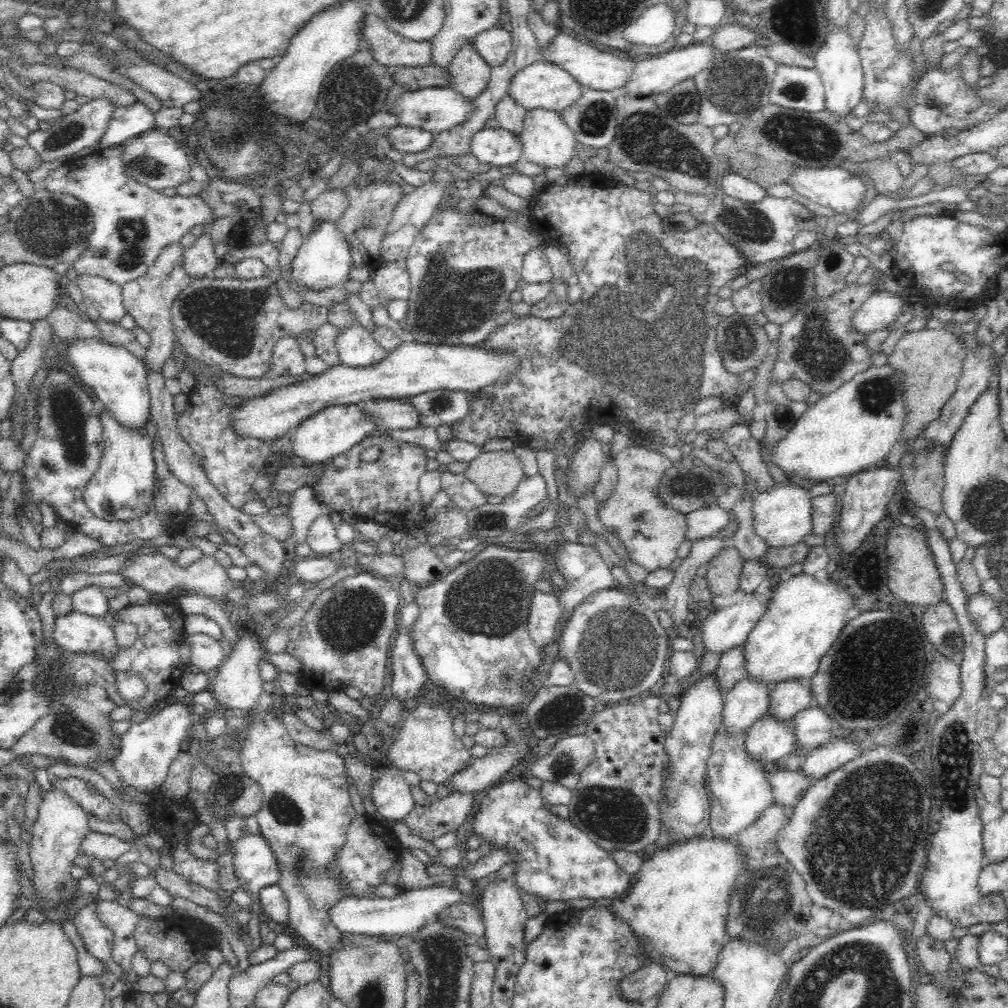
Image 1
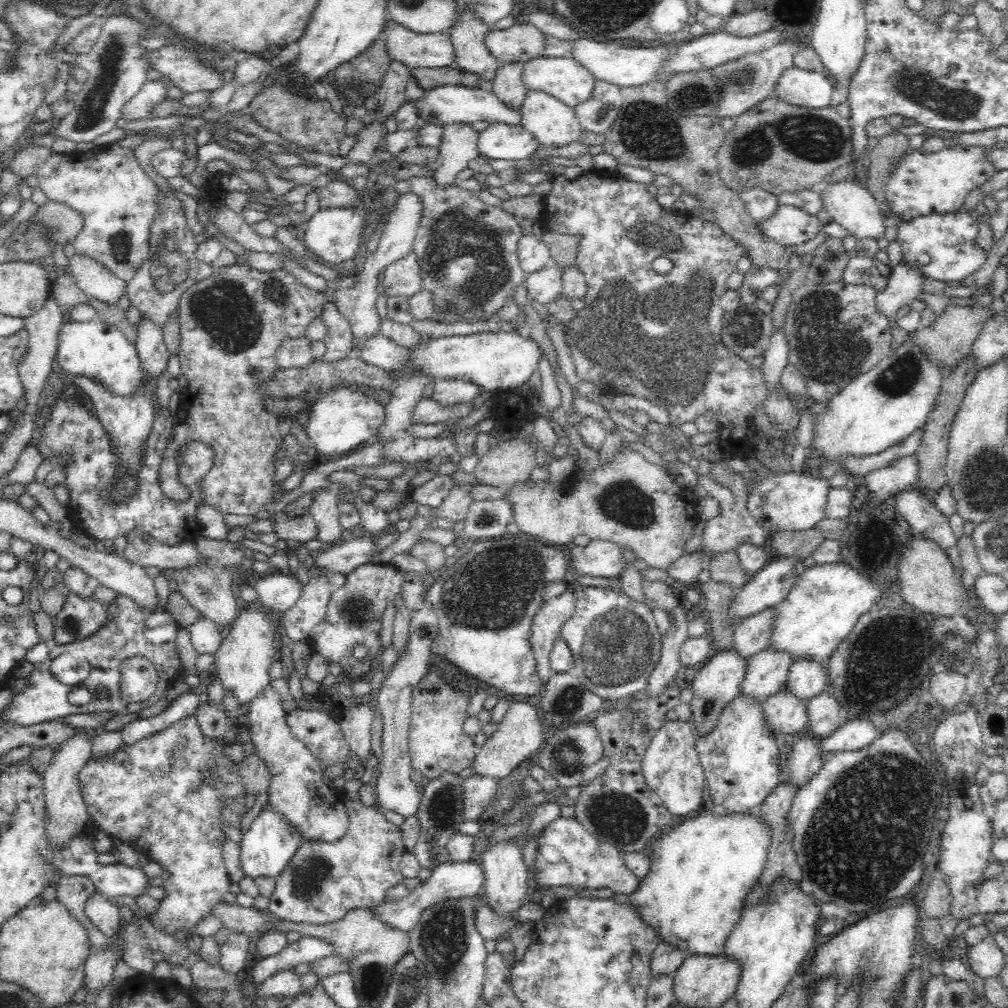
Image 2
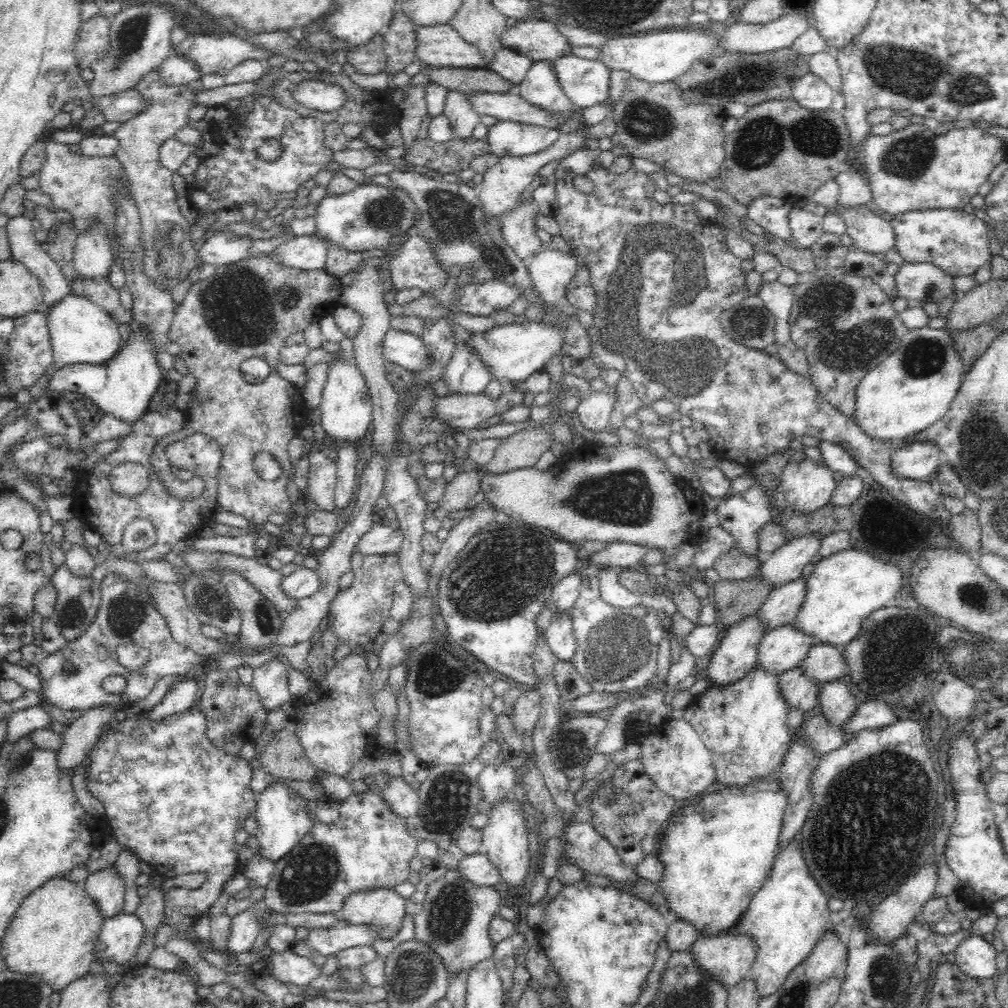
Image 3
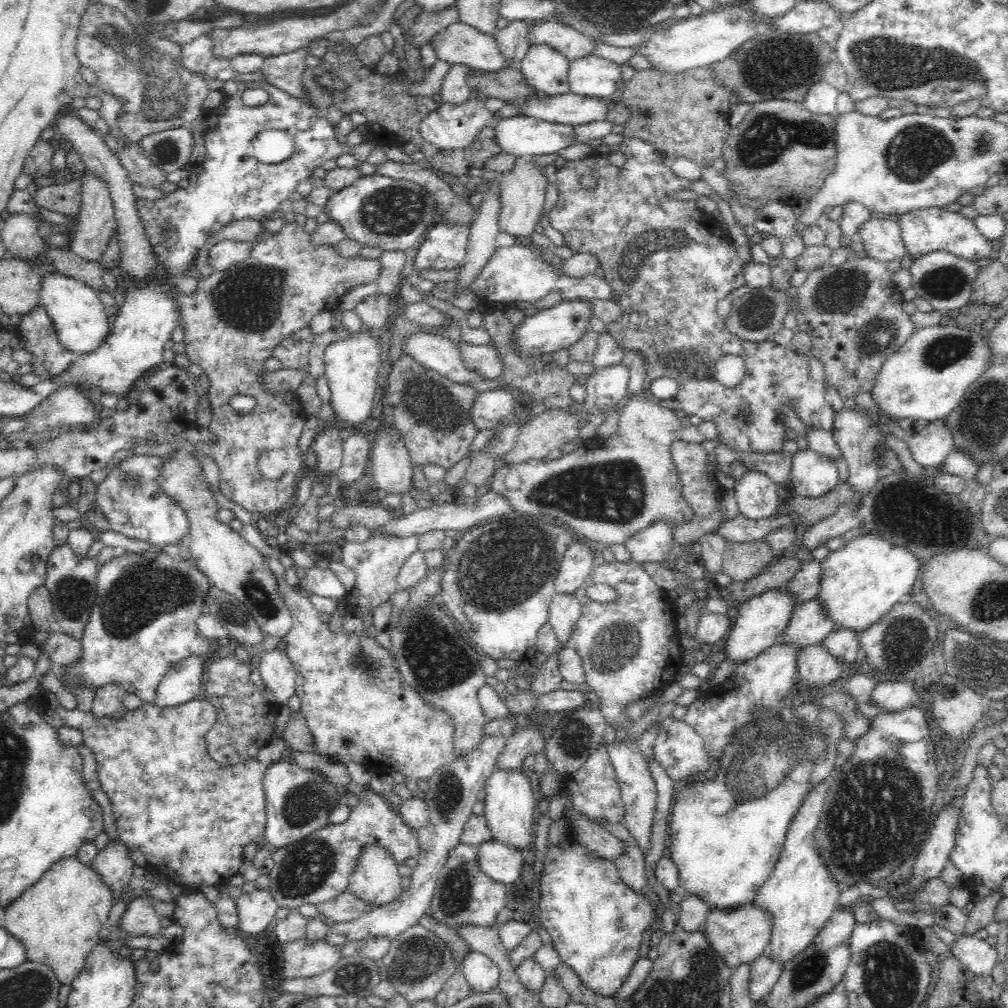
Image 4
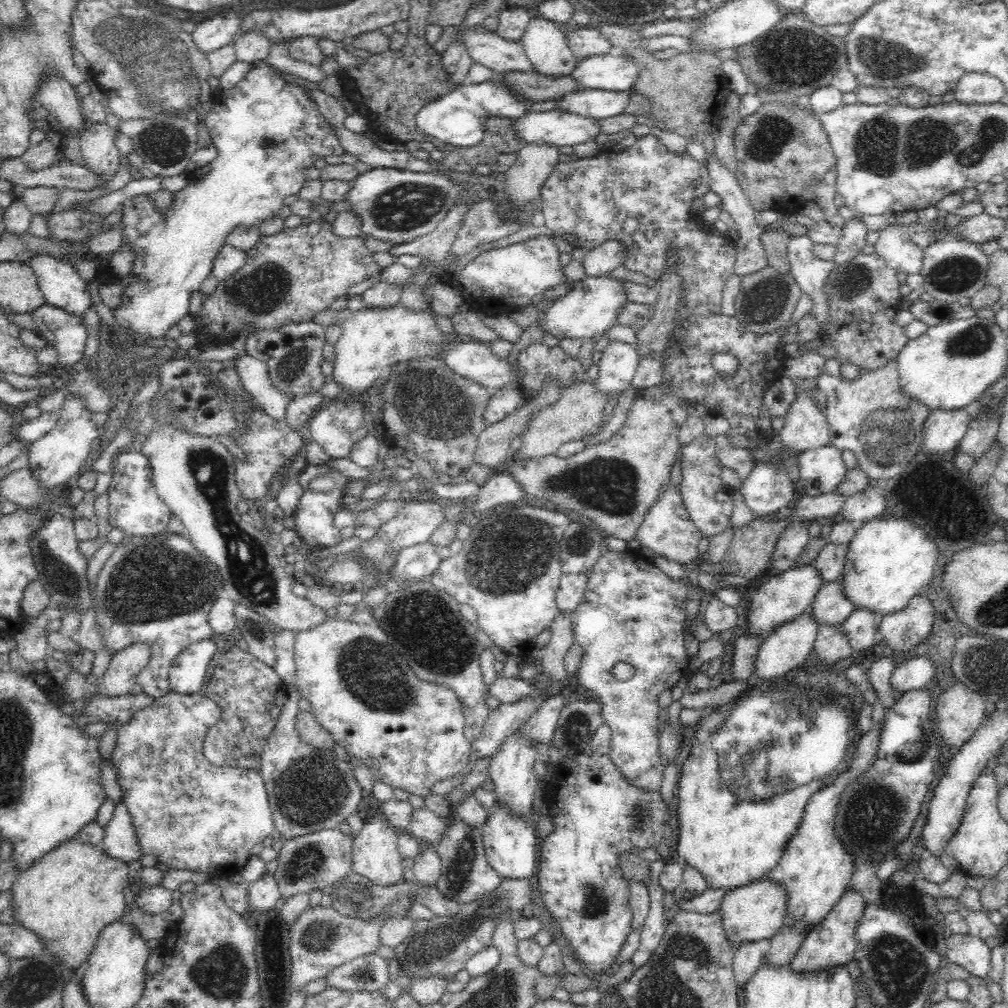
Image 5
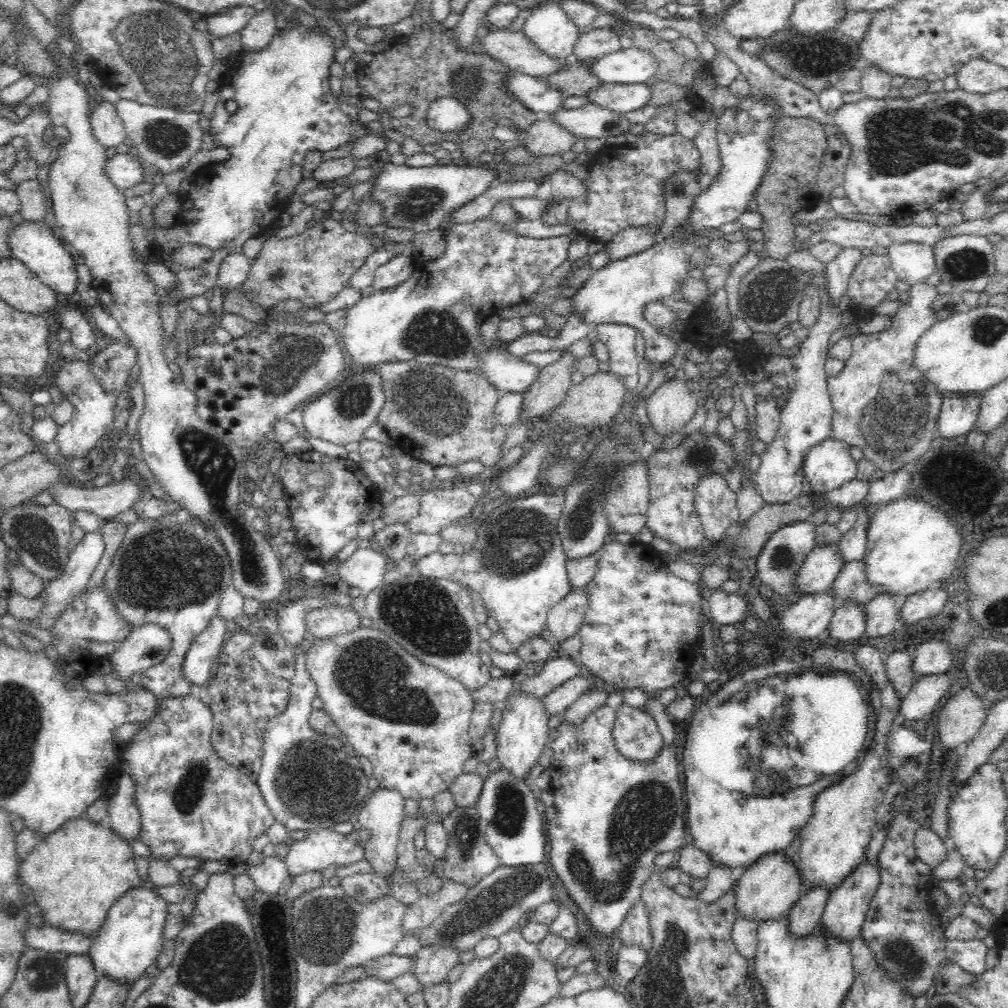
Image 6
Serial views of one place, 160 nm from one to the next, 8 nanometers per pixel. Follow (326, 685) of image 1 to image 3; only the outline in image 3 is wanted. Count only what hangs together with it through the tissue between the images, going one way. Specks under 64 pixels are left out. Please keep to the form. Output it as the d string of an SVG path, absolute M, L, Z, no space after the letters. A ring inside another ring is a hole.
M354 550L350 556L354 578L345 590L340 590L329 608L330 625L338 635L352 645L352 648L371 642L381 631L384 622L391 617L395 584L403 578L397 552L392 554L360 554Z

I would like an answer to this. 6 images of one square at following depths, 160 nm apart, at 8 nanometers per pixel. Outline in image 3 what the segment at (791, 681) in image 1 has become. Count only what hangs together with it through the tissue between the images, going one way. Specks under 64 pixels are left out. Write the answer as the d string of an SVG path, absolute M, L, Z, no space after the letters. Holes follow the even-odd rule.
M818 642L810 648L808 656L801 661L806 676L816 683L824 684L846 678L848 661L844 659L844 648Z

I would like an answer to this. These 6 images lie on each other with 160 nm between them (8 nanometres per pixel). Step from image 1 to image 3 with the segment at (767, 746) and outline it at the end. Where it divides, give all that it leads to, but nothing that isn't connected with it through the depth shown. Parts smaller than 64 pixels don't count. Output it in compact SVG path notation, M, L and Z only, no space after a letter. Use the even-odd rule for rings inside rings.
M802 664L780 675L780 695L784 697L789 708L798 708L802 712L814 710L819 703L822 685L806 676Z

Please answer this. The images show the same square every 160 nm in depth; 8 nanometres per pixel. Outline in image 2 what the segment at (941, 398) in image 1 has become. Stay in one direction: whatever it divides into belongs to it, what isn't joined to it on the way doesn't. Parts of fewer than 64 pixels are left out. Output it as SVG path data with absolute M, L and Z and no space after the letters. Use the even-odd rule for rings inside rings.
M947 303L943 312L927 327L920 326L911 334L911 340L917 344L927 357L936 364L942 364L943 368L952 368L956 362L970 352L973 341L980 334L982 327L994 314L991 304L959 306Z

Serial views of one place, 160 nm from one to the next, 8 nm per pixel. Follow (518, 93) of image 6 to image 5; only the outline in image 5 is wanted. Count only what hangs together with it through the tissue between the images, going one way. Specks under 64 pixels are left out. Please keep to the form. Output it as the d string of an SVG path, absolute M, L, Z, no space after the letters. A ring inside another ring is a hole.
M493 77L480 83L460 85L452 92L437 97L436 100L432 100L417 112L415 121L422 132L445 144L456 147L472 147L477 144L481 136L484 117L517 119L532 111L531 105L533 103L522 94L516 94L510 90L501 82L501 79ZM520 95L522 100L518 99Z

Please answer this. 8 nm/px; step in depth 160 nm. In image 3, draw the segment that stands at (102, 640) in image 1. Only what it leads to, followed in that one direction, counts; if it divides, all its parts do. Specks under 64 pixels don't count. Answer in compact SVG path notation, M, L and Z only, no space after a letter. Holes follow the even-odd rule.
M65 563L55 566L54 574L52 574L50 580L56 589L56 604L54 613L49 620L55 622L64 638L68 641L75 640L96 619L96 612L101 602L101 583L97 582L92 576L74 574Z

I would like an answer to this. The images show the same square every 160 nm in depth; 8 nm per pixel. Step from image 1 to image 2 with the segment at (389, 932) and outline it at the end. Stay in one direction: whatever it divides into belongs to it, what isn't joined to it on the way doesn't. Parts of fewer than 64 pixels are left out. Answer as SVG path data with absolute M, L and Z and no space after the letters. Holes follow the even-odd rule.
M472 859L466 862L452 862L451 860L444 864L439 864L433 868L429 879L423 881L420 886L410 890L410 892L400 900L393 902L386 900L382 904L374 907L377 916L386 924L395 926L404 932L409 932L418 924L422 910L437 904L437 901L442 901L442 898L458 898L458 896L477 896L482 893L485 874L481 864Z

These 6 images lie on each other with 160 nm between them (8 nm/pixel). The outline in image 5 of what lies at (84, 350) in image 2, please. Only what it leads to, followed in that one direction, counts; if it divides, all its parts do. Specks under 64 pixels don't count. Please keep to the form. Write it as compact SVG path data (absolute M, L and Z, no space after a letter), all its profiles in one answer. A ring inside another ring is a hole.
M38 252L38 254L30 256L26 260L26 264L30 265L34 275L37 277L40 291L44 294L46 303L57 306L70 314L84 316L84 312L88 310L88 306L92 302L88 291L88 282L80 278L78 270L72 267L68 260Z

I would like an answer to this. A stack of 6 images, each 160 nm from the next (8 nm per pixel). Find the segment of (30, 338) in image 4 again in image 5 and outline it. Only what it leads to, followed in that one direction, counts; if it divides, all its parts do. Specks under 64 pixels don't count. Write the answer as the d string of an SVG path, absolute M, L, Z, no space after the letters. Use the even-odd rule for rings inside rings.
M48 303L33 310L33 317L37 332L58 350L56 366L65 372L77 368L88 340L84 317Z

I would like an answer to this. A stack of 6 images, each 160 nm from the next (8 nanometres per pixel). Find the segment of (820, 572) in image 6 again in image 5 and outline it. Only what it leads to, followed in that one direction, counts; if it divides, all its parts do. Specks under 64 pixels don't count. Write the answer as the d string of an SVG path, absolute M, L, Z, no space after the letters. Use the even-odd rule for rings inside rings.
M813 563L794 566L777 575L771 573L771 577L750 595L752 600L748 606L748 634L752 633L752 637L758 635L758 638L766 639L779 624L800 617L814 602L822 583L823 578Z

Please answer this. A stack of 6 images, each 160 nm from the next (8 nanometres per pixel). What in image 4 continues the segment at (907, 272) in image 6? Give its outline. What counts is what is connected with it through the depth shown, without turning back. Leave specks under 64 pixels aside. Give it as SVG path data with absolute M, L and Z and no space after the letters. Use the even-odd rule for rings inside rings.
M873 215L871 220L862 224L858 239L864 243L867 256L883 263L901 262L909 255L901 234L899 222L886 216Z

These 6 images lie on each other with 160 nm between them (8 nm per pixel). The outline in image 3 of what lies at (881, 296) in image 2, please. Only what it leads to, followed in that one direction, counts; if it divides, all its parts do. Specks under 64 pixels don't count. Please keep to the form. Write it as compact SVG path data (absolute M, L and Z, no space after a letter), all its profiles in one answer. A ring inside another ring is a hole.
M905 262L895 276L896 291L898 297L933 302L939 306L947 298L954 302L959 298L954 287L955 278L931 262Z

